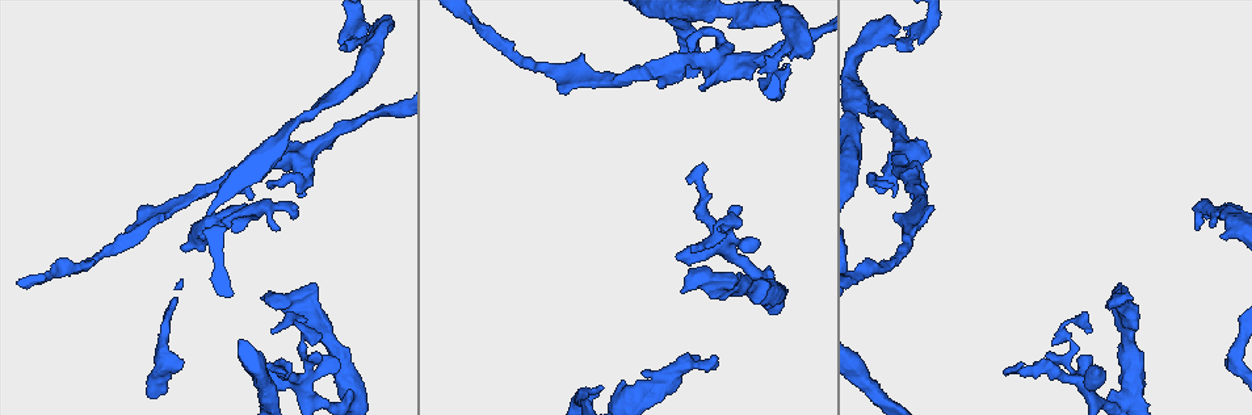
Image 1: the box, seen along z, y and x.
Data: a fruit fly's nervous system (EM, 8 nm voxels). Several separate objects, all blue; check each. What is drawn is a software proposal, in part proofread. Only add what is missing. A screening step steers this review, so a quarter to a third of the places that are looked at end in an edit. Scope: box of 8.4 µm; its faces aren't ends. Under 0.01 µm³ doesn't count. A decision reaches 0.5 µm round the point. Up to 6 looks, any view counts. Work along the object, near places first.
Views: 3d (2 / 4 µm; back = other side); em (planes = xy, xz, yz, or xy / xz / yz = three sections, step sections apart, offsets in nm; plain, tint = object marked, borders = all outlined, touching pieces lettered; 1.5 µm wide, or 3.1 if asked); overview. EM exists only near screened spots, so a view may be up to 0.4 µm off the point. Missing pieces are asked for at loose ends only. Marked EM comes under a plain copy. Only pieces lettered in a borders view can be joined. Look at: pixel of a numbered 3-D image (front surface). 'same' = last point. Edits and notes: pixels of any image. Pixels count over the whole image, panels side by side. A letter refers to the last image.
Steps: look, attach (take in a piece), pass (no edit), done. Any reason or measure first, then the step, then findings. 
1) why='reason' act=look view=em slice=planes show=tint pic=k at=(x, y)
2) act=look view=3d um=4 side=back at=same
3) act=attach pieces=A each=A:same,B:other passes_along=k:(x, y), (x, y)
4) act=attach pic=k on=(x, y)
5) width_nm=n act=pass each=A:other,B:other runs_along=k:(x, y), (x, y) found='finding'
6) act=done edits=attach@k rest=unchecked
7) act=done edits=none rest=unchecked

act=look view=em slice=planes show=borders pic=1 at=(314, 282)

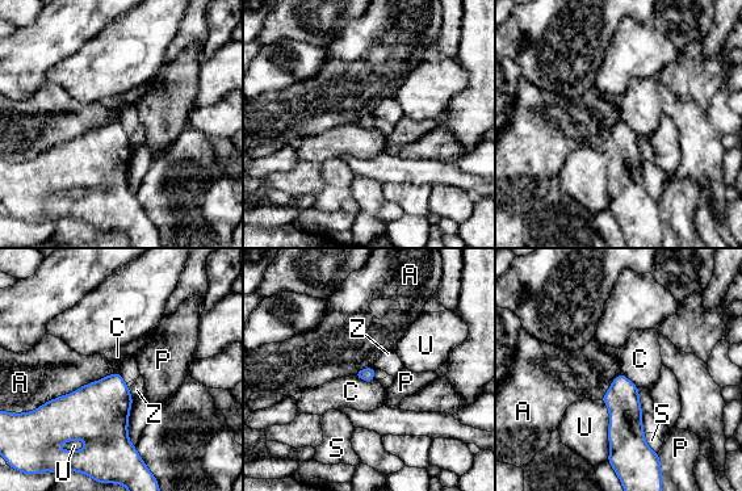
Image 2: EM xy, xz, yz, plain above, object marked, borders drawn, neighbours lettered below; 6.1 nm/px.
act=pass each=A:other,C:other,P:other,S:other,U:other,Z:other border=2:(352, 376), (360, 380), (374, 380) found='none of them fits'

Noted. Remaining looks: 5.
act=look view=3d um=2 side=back pic=1 at=(279, 226)

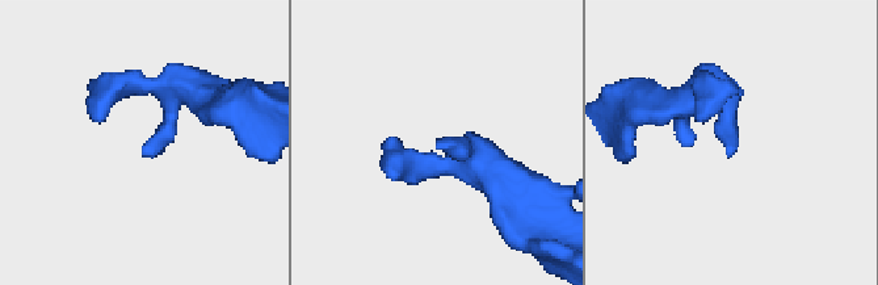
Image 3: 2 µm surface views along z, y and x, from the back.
why='need the tissue' act=look view=em slice=planes show=borders pic=3 at=(727, 147)

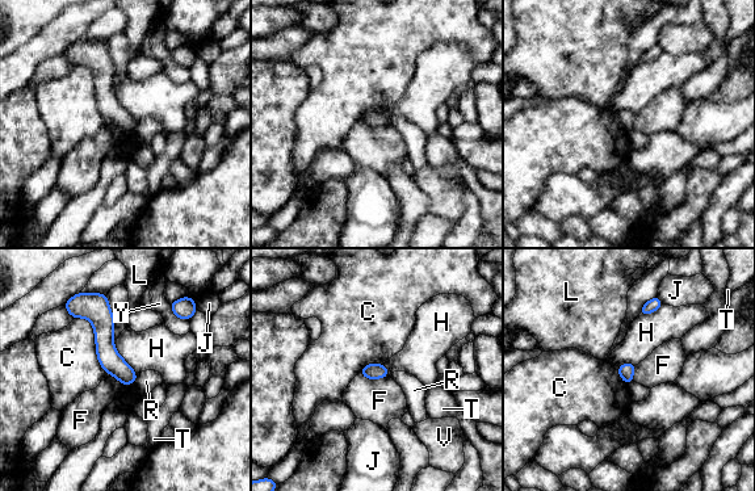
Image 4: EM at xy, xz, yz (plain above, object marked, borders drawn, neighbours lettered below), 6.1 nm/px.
act=pass each=C:other,F:other,H:other,J:other,L:other,R:other,T:other,V:other,Y:other border=4:(359, 373), (369, 378), (388, 377) found='no lettered piece goes on from it'

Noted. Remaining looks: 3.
why='free end' act=look view=em slice=xz step=4 show=tint pic=1 at=(702, 88)

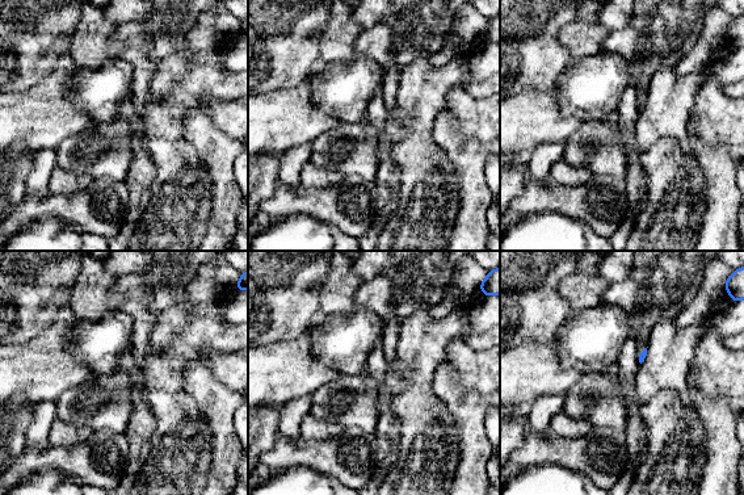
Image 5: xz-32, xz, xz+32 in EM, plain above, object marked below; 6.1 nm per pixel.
act=look view=em slice=yz step=4 show=borders at=same

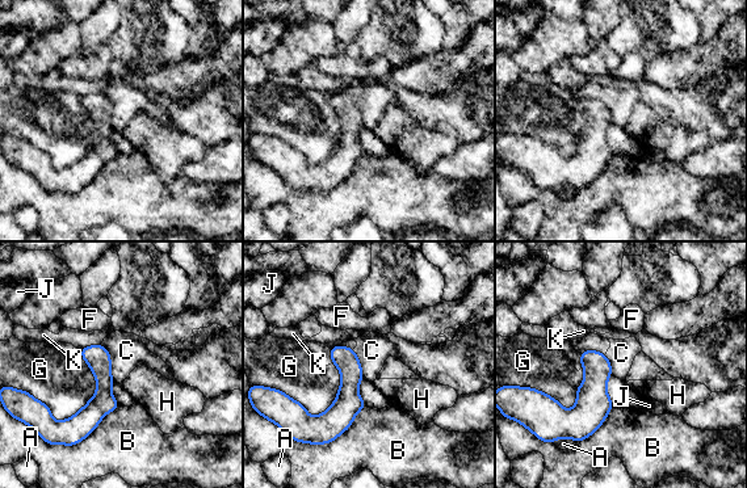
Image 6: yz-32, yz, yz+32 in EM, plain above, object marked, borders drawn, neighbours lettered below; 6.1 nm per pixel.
longest_contact=B:500nm act=pass each=A:other,B:other,C:other,F:other,G:other,H:other,J:other,K:other found='none of them fits'

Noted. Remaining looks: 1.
act=done edits=none rest=unchecked

